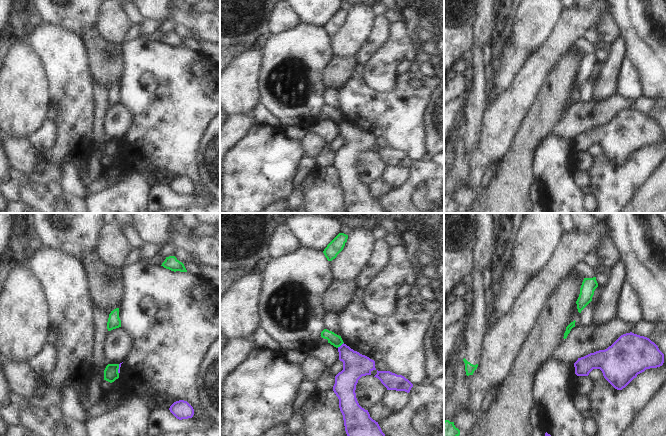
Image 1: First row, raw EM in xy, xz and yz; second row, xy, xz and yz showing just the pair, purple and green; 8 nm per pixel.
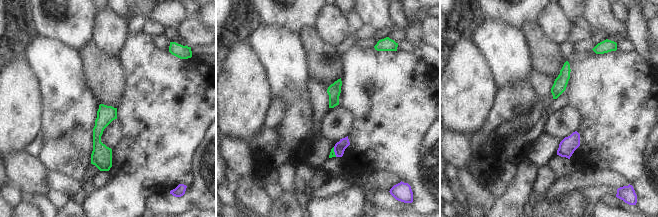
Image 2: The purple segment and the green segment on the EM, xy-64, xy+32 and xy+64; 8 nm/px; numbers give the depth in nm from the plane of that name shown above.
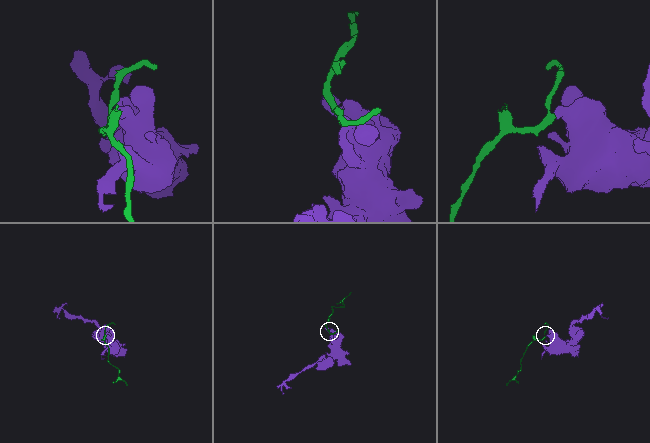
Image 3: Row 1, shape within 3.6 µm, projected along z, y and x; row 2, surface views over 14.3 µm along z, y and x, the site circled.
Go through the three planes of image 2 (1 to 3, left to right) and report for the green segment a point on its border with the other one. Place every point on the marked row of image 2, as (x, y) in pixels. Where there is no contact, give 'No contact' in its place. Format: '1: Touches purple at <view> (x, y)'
1: No contact
2: Touches purple at xy+32 (334, 151)
3: No contact

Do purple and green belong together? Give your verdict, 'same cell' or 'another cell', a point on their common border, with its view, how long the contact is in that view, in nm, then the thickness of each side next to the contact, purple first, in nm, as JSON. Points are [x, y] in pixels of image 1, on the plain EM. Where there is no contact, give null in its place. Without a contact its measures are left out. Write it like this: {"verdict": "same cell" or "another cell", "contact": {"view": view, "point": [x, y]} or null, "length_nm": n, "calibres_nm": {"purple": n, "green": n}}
{"verdict": "another cell", "contact": {"view": "xz", "point": [341, 121]}, "length_nm": 70, "calibres_nm": {"purple": 200, "green": 90}}

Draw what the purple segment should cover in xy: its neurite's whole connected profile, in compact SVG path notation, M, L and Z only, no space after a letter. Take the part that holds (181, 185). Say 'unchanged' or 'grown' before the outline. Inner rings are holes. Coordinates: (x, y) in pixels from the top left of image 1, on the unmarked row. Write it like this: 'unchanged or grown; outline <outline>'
unchanged; outline M184 176L174 178L169 186L179 196L192 194L194 191L193 183Z

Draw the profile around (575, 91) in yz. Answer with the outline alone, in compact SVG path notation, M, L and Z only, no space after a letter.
M575 79L574 83L573 83L573 87L572 87L572 89L570 90L570 93L569 93L569 100L575 96L576 97L575 102L580 101L580 90L581 89L579 89L578 85L577 85L577 80Z

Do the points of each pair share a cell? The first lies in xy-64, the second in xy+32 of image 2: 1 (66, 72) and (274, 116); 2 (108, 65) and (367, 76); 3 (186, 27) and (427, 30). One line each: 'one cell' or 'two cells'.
1: two cells
2: two cells
3: one cell

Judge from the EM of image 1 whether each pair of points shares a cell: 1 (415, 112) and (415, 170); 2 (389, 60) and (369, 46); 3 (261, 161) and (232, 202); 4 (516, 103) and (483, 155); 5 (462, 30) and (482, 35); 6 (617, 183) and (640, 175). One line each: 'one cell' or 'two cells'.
1: two cells
2: two cells
3: one cell
4: one cell
5: two cells
6: one cell

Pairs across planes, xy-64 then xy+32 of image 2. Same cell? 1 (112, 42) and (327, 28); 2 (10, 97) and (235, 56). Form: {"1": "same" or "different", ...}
{"1": "same", "2": "same"}

